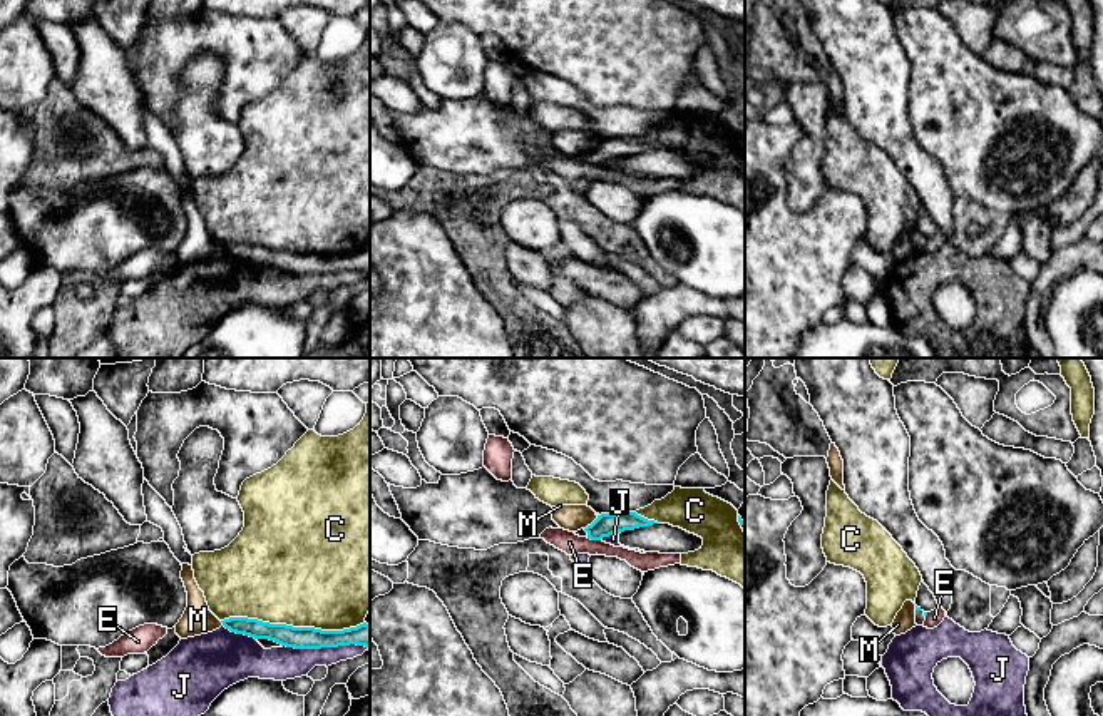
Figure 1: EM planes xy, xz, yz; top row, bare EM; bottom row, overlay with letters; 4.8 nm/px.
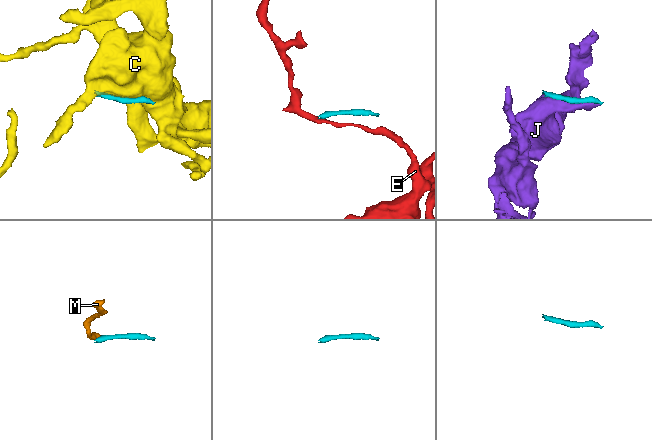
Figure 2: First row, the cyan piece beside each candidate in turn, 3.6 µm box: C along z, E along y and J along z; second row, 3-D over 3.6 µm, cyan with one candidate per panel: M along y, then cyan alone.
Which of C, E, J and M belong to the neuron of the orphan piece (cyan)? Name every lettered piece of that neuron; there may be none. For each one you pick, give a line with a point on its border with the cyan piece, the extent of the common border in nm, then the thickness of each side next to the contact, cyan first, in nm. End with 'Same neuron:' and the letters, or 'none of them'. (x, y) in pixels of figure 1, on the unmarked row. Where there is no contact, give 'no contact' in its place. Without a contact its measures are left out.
Same neuron: none of them

